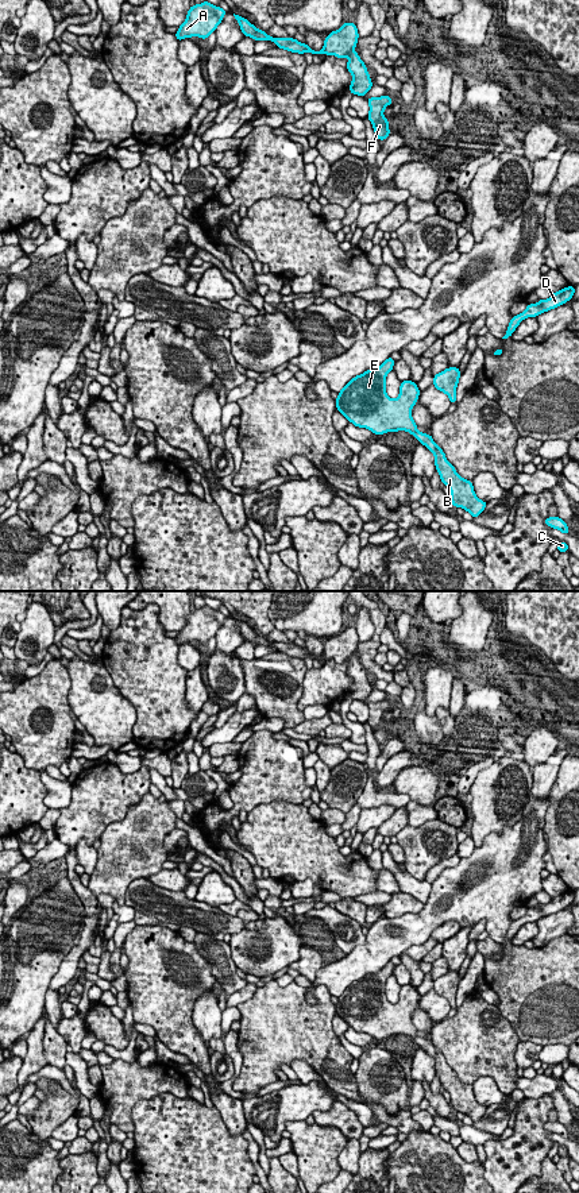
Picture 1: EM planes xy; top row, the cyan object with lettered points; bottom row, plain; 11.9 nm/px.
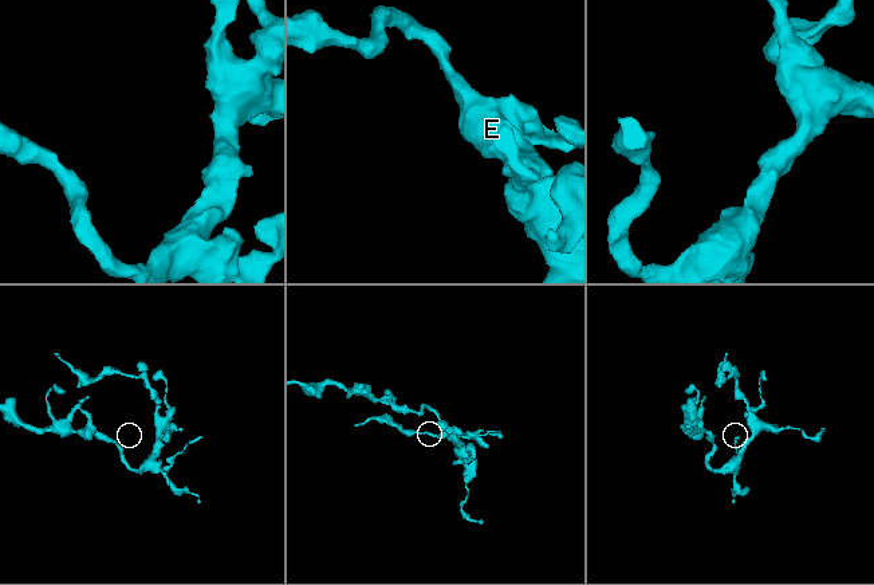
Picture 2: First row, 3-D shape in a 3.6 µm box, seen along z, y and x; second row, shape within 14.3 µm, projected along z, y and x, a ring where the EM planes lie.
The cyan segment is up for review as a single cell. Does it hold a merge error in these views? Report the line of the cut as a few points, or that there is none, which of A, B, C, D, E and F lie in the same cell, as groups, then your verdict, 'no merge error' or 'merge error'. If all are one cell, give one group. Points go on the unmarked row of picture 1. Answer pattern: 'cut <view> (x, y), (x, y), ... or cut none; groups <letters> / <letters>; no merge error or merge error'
cut none; groups A B C D E F; no merge error

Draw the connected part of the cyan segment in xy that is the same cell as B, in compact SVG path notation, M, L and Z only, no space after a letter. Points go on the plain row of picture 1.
M387 962L379 972L370 973L360 980L354 981L340 996L336 1003L336 1014L358 1032L367 1032L374 1039L385 1039L387 1036L405 1035L414 1041L418 1047L425 1050L435 1059L436 1076L441 1086L451 1096L451 1108L453 1112L462 1112L476 1123L485 1113L487 1107L480 1105L474 1096L472 1085L463 1084L455 1072L447 1065L444 1055L433 1046L432 1039L417 1035L417 1028L412 1022L412 1014L416 1009L420 993L410 984L402 985L399 999L395 1004L386 997L386 980L393 976L395 965Z

